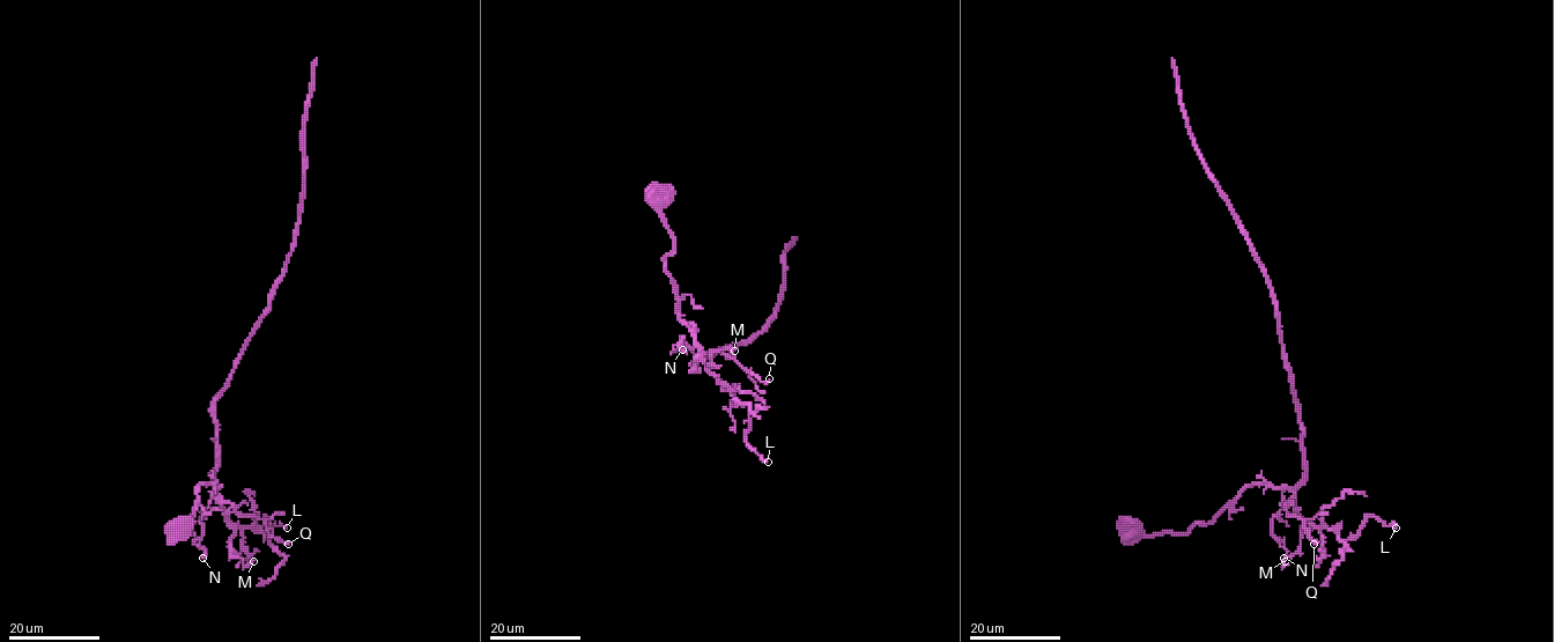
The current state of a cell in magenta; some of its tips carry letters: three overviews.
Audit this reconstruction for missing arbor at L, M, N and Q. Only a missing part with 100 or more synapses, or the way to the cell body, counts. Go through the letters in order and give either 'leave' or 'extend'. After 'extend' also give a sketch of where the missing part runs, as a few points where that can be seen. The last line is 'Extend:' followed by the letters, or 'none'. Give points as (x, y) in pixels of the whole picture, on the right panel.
L: leave
M: leave
N: leave
Q: leave
Extend: none

